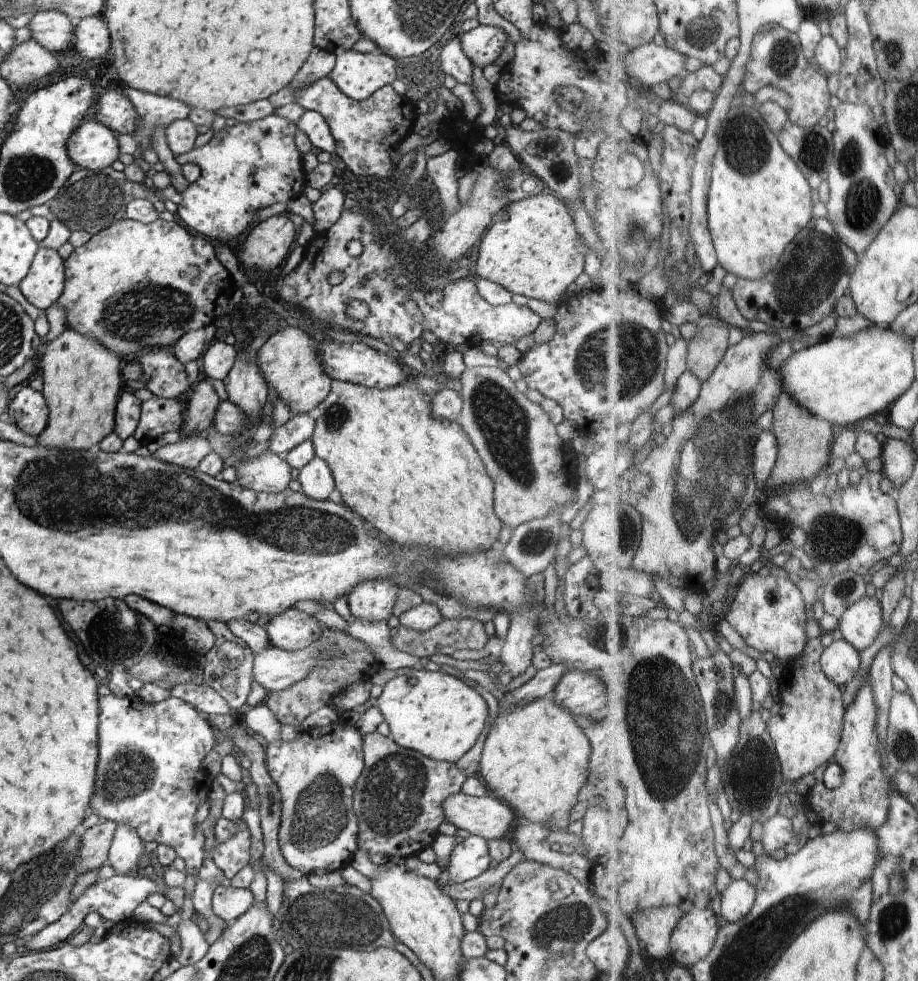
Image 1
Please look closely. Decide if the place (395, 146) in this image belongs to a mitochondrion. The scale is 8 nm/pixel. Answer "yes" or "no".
no

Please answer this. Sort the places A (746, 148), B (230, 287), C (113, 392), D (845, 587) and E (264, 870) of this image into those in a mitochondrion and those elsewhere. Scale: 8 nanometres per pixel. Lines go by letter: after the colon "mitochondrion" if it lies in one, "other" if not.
A: mitochondrion
B: other
C: other
D: mitochondrion
E: other

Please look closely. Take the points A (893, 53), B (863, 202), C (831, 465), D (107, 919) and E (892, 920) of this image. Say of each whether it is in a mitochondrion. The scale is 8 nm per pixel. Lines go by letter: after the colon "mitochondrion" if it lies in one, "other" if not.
A: mitochondrion
B: mitochondrion
C: other
D: other
E: mitochondrion

